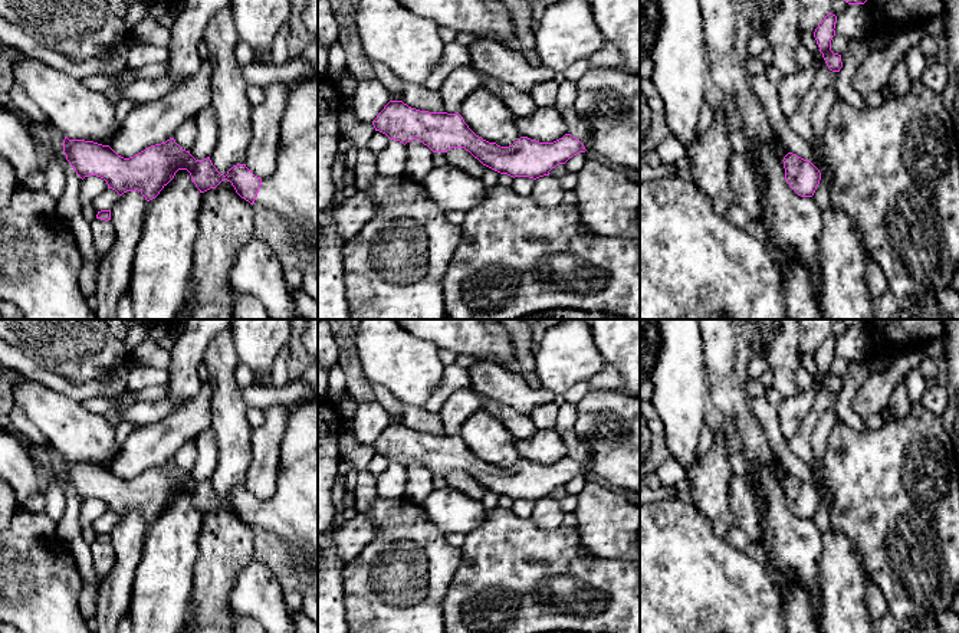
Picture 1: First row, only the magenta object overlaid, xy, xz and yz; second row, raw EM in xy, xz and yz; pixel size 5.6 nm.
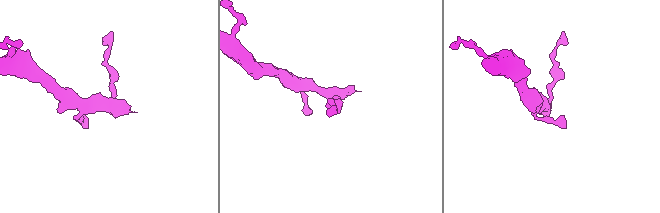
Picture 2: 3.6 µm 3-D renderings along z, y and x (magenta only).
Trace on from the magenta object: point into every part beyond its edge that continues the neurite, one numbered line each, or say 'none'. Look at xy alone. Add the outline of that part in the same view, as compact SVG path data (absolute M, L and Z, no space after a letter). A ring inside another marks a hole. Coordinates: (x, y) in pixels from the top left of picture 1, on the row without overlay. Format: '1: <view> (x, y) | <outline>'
1: xy (291, 512) | M318 399L288 409L288 422L280 443L276 492L262 501L254 527L283 538L308 558L318 573Z

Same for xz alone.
1: xz (607, 422) | M589 390L577 404L574 432L589 452L585 472L640 493L640 397Z

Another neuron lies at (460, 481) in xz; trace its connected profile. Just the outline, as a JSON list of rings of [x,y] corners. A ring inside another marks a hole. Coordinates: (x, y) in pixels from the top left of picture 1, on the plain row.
[[[451,470],[446,473],[444,478],[447,486],[451,486],[459,492],[466,493],[472,499],[482,501],[486,488],[483,488],[477,481],[474,481],[464,470]]]

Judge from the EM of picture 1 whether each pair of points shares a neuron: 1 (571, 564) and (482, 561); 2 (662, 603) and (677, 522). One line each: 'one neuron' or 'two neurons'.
1: one neuron
2: one neuron

